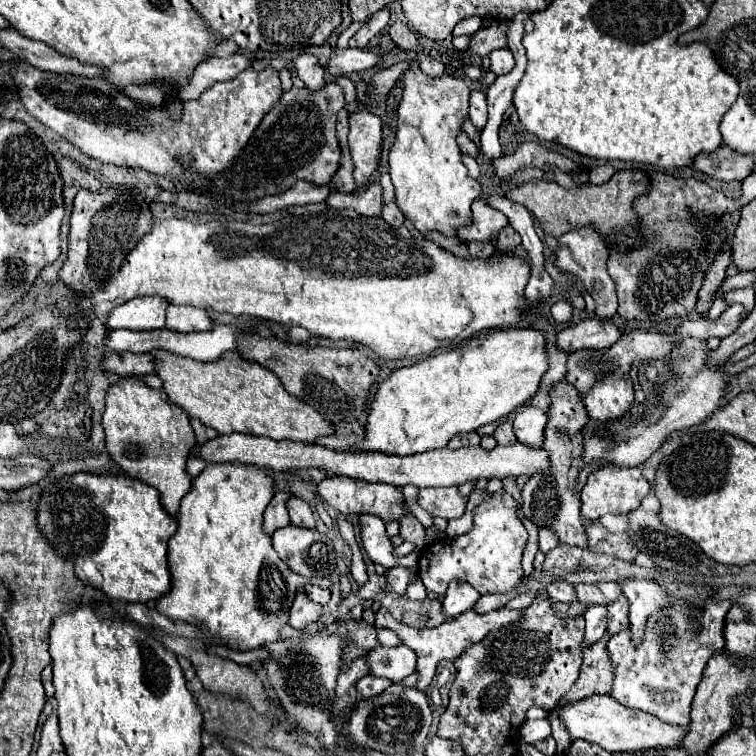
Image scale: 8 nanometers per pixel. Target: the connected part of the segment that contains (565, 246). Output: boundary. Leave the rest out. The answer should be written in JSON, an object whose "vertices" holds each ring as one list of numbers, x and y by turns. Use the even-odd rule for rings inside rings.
{"vertices":[[574,229,574,231,564,233,558,239,558,245,554,249,554,259,556,259,554,263,558,269,562,269,570,275,576,275,584,283,586,291,596,301,596,315,600,319,612,319,616,315,618,303,616,303,616,293,614,293,614,289,616,289,614,281,608,275,608,249,594,229]]}

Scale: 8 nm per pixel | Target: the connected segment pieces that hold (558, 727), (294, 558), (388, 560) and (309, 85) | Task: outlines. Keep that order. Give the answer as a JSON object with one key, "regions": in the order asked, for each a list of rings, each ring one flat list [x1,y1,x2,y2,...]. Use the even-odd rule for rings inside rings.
{"regions":[[[550,715,548,719,552,723,552,737,558,743,558,753,564,755,568,751,568,747,570,747,570,735,568,735,568,731,564,729,564,725,560,723,560,719,556,715]],[[288,525,272,533,272,547,286,565,308,579,328,577,336,569,336,553,326,535,316,529]],[[360,515,362,523,362,543,368,553,368,557,374,563,384,565,386,569,392,567,408,567,416,569,418,567,418,553,410,553,406,557,394,555,394,545,390,537,386,535,386,521,378,519,376,515]],[[300,55,298,59,294,59,294,67,298,77,306,83,306,89,320,91,322,87,326,87,324,67,318,63,314,55]]]}

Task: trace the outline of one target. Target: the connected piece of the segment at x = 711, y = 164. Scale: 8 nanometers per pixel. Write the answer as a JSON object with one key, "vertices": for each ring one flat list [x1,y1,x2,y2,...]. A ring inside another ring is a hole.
{"vertices":[[718,147,714,153,696,155,690,167,720,181,742,181,752,171,754,159,728,147]]}

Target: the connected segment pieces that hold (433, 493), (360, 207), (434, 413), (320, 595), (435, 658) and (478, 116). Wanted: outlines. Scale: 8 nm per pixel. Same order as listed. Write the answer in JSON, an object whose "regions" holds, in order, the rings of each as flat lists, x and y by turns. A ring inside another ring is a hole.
{"regions":[[[428,487,428,489,420,489,418,503,432,517,442,517,450,521,462,517,468,499,462,497,456,487]],[[374,179,362,193,360,191,356,191,356,193,338,193,338,191,334,191,326,199,326,203,334,209,346,209,348,207,348,209,358,211,364,217,378,217,378,215,382,215,382,205,384,205,382,191,384,189,382,189,380,181]],[[522,327,492,331,472,337,466,345,452,351,426,357,410,367,394,371,376,391,370,415,366,421,366,439,362,451,384,451,390,455,414,455,432,449,442,449,458,433,476,431,478,427,510,415,522,403,526,403,540,387,544,373,548,371,548,351,544,331]],[[306,585,304,589,306,589,306,595,318,605,326,605,330,601,330,589,324,589,318,585]],[[384,607,376,613,376,627,384,627,384,629,392,629,398,633,398,637,402,639,404,645,408,645,410,649,414,649,414,653,418,655,418,665,416,665,416,671,420,673,420,681,418,681,418,689,426,691,432,683,432,677,436,675,436,667,442,659,456,659,466,647,478,643,482,637,486,637,490,631,496,631,500,627,506,627,510,623,516,623,522,619,522,613,520,611,512,611,512,609,496,609,496,611,490,611,486,615,478,615,474,613,474,609,458,615,456,619,452,621,444,621,442,625,434,627,434,629,414,629,414,627,408,627,408,625,402,625,398,623]],[[472,91,470,95,470,121,472,125,482,131,486,125,486,95,482,91]]]}

